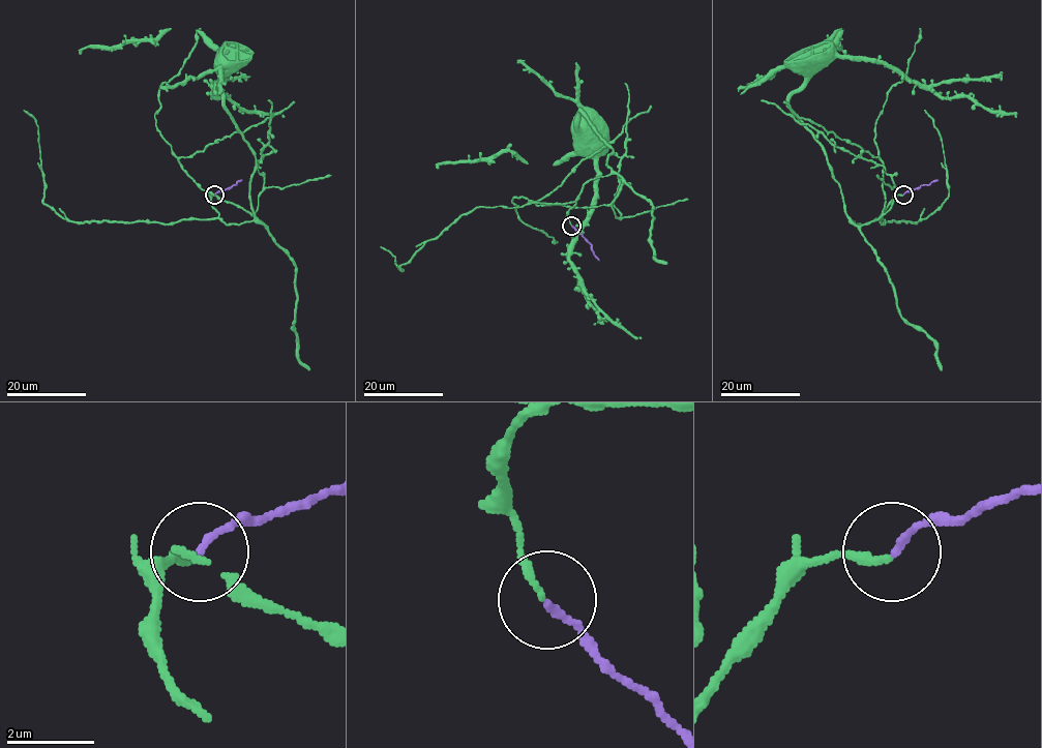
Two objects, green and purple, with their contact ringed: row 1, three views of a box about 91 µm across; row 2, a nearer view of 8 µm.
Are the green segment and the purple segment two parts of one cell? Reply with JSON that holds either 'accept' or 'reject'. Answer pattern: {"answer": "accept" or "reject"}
{"answer": "accept"}

